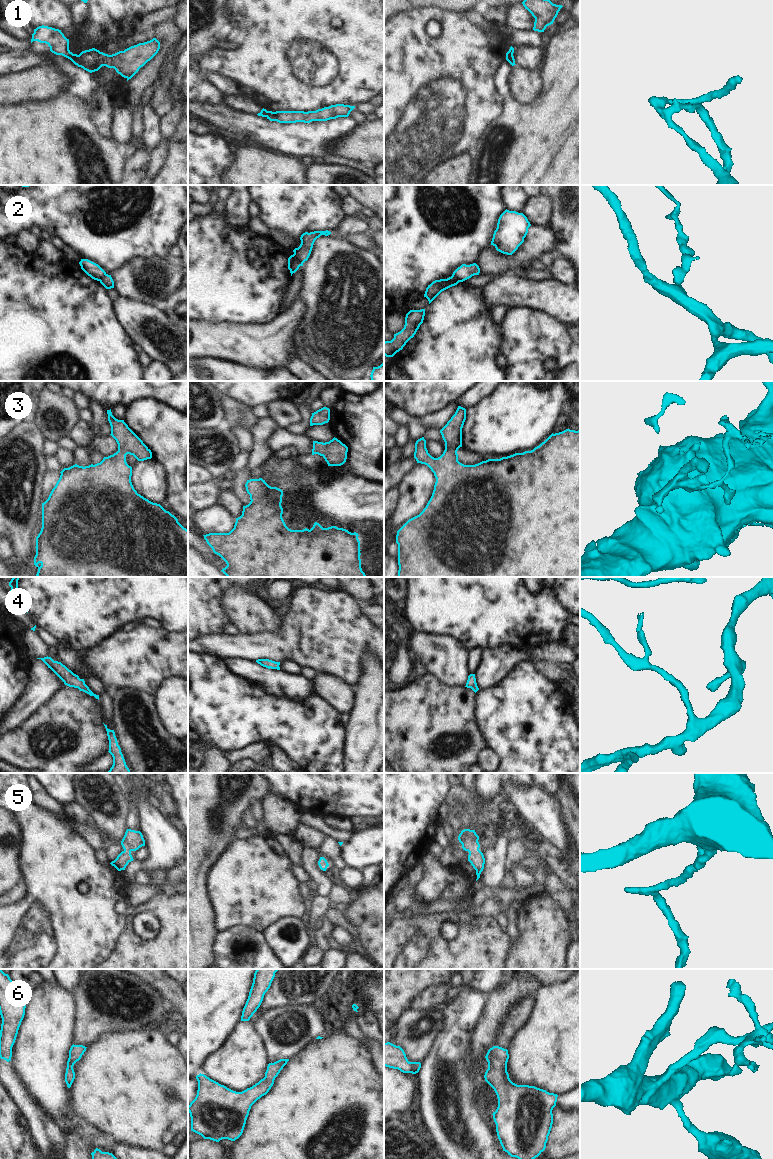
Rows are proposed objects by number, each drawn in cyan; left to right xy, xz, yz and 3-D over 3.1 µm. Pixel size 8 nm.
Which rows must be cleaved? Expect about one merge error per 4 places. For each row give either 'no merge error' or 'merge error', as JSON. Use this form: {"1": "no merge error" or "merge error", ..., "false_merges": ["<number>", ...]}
{"1": "merge error", "2": "merge error", "3": "no merge error", "4": "no merge error", "5": "no merge error", "6": "no merge error", "false_merges": ["1", "2"]}

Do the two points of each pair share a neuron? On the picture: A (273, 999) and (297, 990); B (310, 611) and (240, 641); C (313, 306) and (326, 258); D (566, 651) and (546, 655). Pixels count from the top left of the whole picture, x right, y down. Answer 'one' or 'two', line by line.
A: one
B: one
C: one
D: one

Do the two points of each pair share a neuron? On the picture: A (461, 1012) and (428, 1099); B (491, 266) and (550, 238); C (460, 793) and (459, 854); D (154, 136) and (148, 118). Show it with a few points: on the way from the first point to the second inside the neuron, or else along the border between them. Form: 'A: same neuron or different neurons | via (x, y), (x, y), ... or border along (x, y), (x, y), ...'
A: same neuron | via (456, 1034), (451, 1047), (436, 1062), (434, 1077)
B: same neuron | via (506, 263), (517, 263), (535, 245)
C: different neurons | border along (461, 846), (453, 852), (457, 862)
D: same neuron | via (150, 132), (150, 122)

